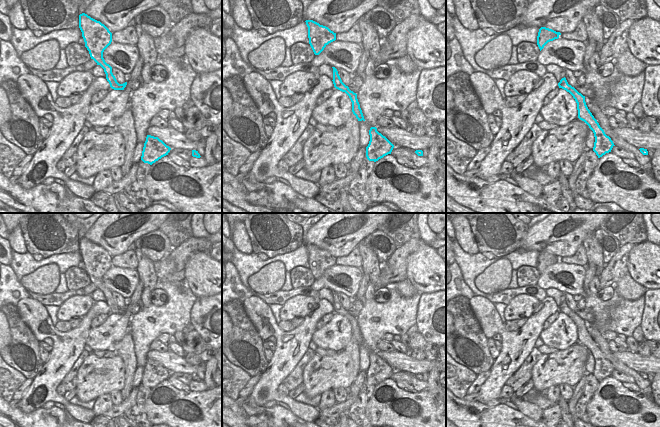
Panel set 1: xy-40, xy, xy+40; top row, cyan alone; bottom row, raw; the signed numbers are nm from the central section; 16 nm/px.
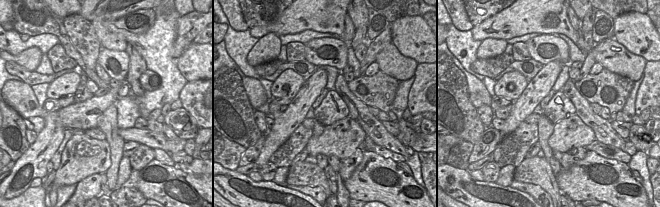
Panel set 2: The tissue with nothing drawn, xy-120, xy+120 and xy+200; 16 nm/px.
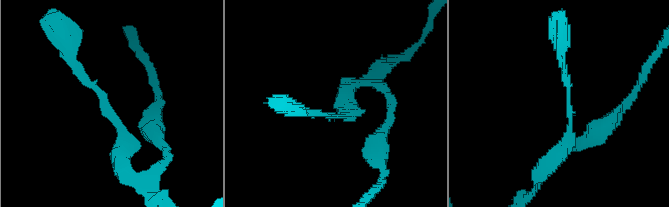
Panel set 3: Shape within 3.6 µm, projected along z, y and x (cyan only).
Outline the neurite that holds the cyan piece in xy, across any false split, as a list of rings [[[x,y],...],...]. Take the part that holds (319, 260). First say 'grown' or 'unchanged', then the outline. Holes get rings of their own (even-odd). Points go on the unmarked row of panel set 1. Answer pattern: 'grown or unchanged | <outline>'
unchanged | [[[313,244],[305,246],[308,251],[309,268],[314,278],[319,279],[329,267],[336,264],[336,257]]]

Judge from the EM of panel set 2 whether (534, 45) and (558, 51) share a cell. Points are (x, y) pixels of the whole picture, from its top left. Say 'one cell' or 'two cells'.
one cell

